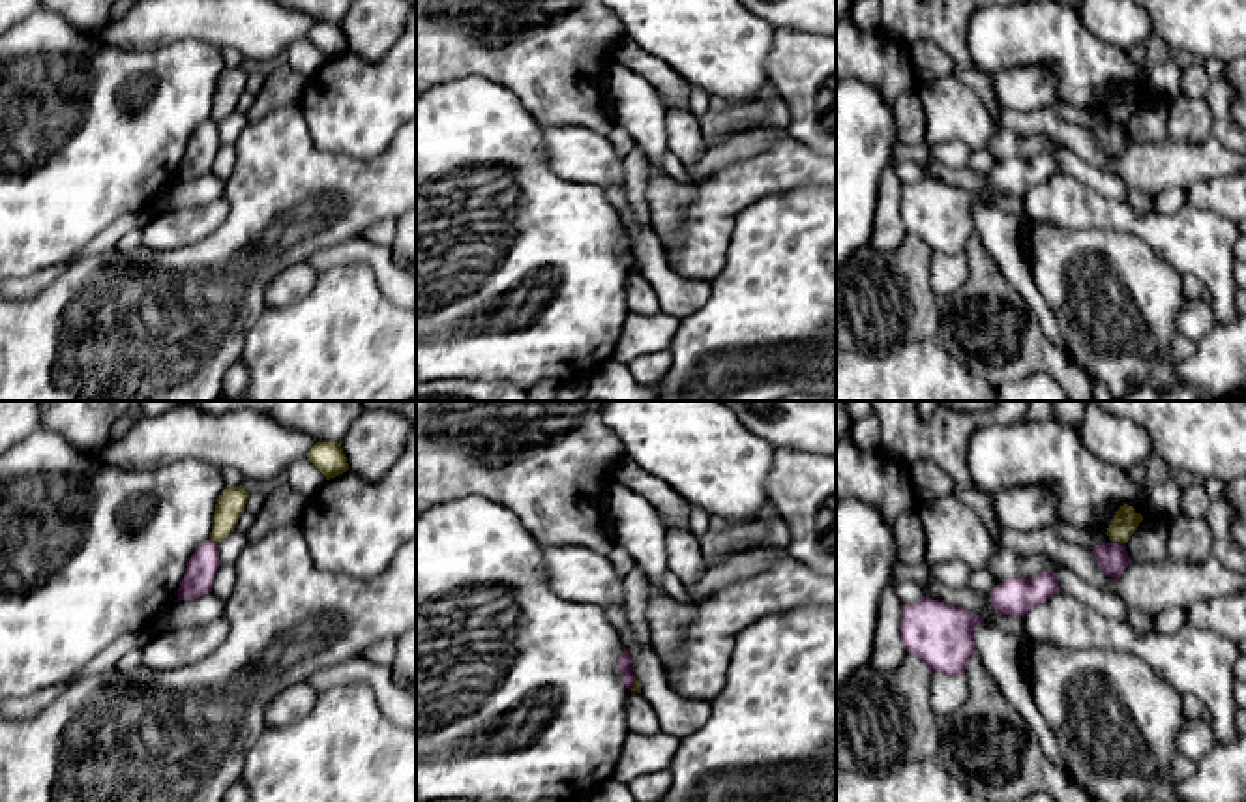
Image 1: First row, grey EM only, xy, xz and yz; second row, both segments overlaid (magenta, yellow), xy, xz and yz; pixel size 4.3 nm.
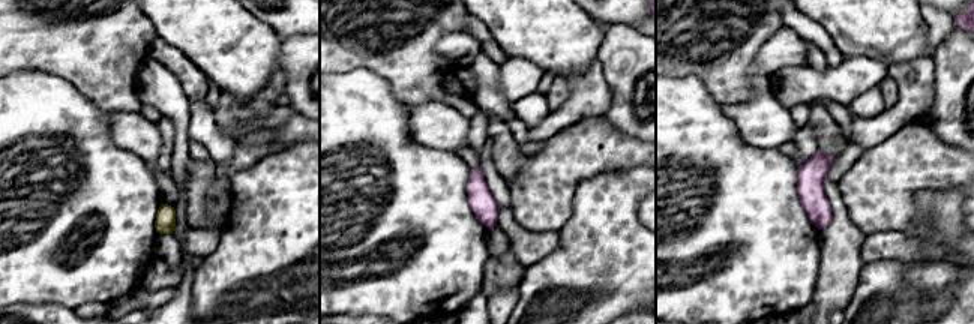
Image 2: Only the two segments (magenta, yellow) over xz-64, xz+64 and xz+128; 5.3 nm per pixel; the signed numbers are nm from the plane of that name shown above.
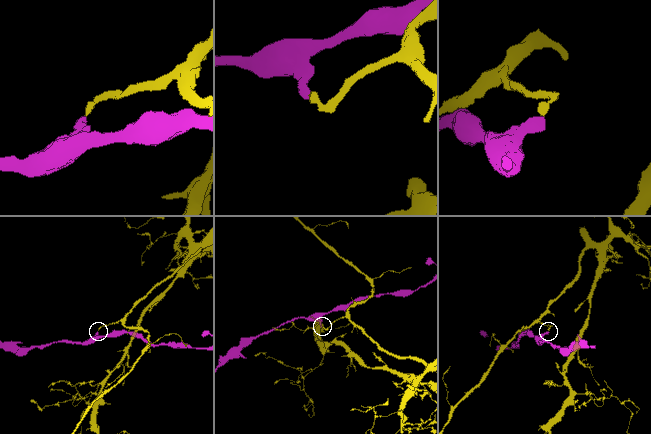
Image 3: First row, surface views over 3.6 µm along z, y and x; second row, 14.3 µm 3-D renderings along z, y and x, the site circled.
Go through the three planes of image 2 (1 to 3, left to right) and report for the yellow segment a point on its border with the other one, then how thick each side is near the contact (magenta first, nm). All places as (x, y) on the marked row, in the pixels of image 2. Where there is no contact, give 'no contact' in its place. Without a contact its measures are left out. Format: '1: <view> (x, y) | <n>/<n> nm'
1: no contact
2: no contact
3: no contact

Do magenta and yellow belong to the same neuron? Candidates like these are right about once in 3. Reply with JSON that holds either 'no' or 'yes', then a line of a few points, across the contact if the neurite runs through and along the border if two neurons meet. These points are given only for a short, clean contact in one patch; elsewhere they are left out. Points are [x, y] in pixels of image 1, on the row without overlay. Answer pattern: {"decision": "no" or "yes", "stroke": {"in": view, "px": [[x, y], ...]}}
{"decision": "no"}

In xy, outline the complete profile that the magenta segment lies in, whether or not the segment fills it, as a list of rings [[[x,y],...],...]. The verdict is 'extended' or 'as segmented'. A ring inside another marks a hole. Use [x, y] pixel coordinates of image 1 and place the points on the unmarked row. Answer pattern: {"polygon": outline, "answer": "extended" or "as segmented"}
{"polygon": [[[212,120],[200,124],[187,142],[178,169],[178,180],[195,180],[212,172],[219,144],[217,124]]], "answer": "as segmented"}

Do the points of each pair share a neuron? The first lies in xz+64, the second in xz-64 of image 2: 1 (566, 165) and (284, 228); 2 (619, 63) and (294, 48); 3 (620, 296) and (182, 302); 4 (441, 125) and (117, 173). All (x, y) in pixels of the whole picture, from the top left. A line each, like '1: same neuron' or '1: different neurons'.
1: different neurons
2: same neuron
3: different neurons
4: different neurons

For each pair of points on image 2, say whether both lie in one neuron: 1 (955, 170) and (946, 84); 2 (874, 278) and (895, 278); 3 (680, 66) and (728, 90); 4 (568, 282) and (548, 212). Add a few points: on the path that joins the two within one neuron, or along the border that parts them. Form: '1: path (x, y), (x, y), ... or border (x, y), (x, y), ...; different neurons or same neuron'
1: border (923, 123), (944, 141), (958, 147); different neurons
2: path (878, 278), (890, 278); same neuron
3: path (692, 66), (704, 66), (716, 78); same neuron
4: border (572, 200), (572, 215), (559, 233); different neurons

